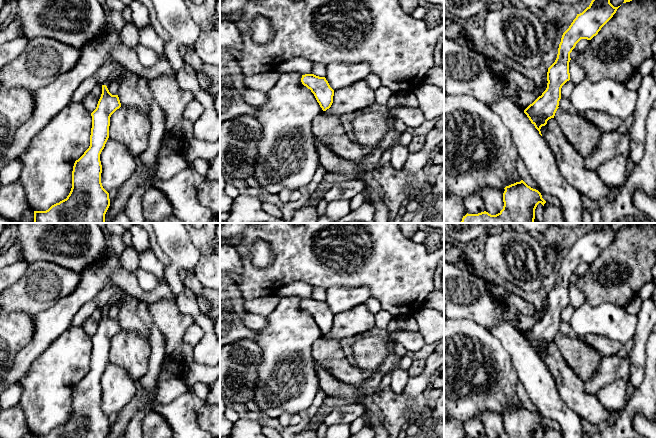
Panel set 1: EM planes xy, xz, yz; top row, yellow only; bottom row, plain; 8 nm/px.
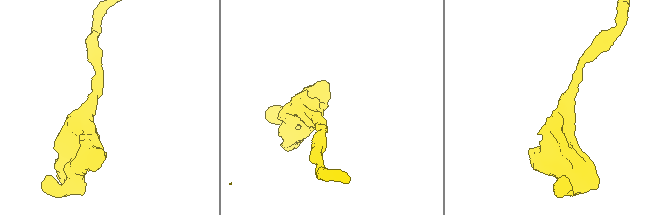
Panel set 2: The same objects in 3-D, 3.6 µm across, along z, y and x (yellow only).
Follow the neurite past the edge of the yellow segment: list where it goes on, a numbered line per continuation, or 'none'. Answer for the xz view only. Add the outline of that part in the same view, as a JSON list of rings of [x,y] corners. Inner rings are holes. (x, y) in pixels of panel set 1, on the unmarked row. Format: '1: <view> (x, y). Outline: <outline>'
none

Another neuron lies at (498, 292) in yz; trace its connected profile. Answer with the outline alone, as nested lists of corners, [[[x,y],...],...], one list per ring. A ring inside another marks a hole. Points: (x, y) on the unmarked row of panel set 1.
[[[487,279],[486,283],[494,299],[505,304],[502,310],[504,323],[509,323],[516,329],[516,309],[508,301],[508,292],[502,286],[499,286]]]

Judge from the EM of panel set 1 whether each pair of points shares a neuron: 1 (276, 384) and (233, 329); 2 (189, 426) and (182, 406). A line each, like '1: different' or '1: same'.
1: different
2: same

